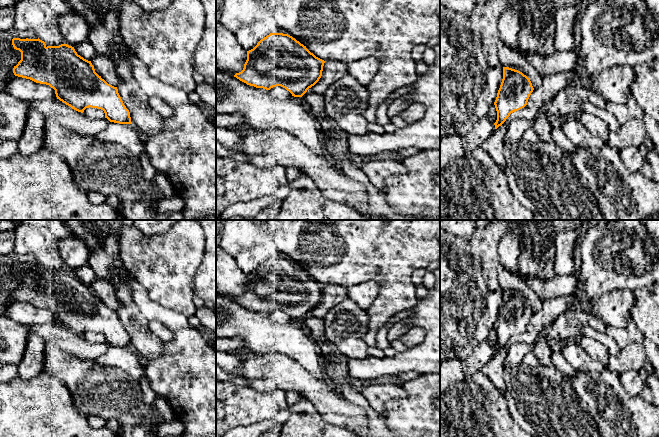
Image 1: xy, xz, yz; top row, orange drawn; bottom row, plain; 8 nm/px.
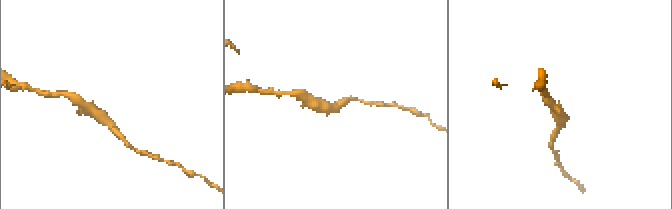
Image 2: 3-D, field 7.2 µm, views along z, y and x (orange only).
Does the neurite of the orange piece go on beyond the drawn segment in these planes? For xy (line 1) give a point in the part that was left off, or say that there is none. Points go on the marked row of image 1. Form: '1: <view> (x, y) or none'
1: none

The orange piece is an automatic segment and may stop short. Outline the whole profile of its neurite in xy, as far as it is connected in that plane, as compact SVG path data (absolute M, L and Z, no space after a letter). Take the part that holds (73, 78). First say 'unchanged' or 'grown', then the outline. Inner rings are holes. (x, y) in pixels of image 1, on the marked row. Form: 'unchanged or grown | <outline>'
unchanged | M13 38L14 49L21 52L21 60L13 68L15 76L30 79L36 83L49 85L55 90L57 99L72 109L83 113L86 108L101 109L105 118L119 124L132 124L130 112L123 104L117 87L108 84L99 76L91 61L77 54L74 47L67 44L47 46L38 39Z

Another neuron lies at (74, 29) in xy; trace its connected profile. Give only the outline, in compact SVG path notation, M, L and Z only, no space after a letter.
M70 12L59 15L58 27L65 43L75 47L87 40L89 27L80 14Z

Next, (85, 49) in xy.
M87 40L77 44L74 49L78 55L88 61L92 61L92 59L97 55L96 50Z

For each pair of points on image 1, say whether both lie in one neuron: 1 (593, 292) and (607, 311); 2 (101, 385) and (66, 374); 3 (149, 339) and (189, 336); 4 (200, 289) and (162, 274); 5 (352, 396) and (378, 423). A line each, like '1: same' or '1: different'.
1: different
2: same
3: different
4: different
5: same

